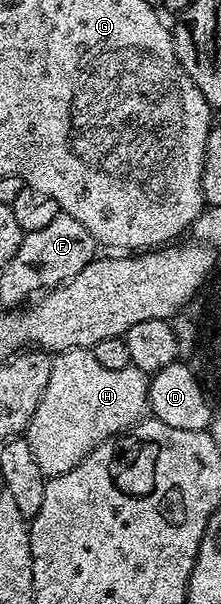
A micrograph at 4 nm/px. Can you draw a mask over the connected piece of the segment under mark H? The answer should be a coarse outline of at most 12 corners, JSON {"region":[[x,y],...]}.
{"region":[[55,353],[25,432],[47,479],[147,417],[150,378]]}

